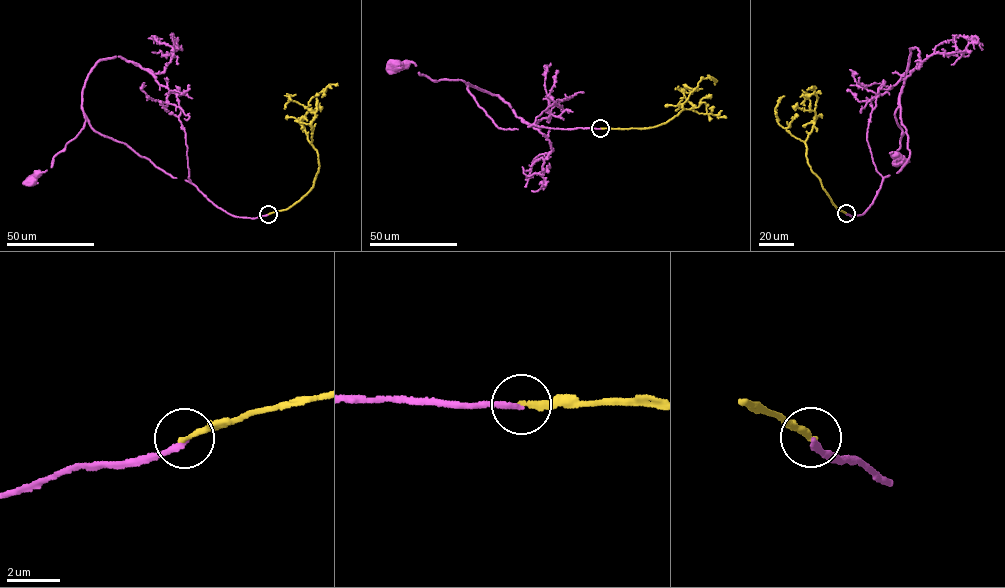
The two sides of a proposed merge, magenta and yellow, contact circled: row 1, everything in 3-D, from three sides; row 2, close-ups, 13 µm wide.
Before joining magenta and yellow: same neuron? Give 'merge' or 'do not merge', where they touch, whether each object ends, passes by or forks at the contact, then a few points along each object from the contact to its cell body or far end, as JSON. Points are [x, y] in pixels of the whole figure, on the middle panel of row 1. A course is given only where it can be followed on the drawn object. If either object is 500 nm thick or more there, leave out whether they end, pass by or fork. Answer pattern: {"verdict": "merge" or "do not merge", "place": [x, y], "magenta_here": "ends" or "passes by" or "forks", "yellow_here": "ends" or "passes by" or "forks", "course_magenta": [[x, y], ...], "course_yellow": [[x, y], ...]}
{"verdict": "do not merge", "place": [600, 128], "magenta_here": "ends", "yellow_here": "ends", "course_magenta": [[600, 128], [535, 125], [555, 102], [558, 116], [526, 123], [497, 95], [434, 81], [406, 63]], "course_yellow": [[600, 128], [651, 128], [677, 115], [684, 109], [681, 104], [679, 107], [726, 118]]}

